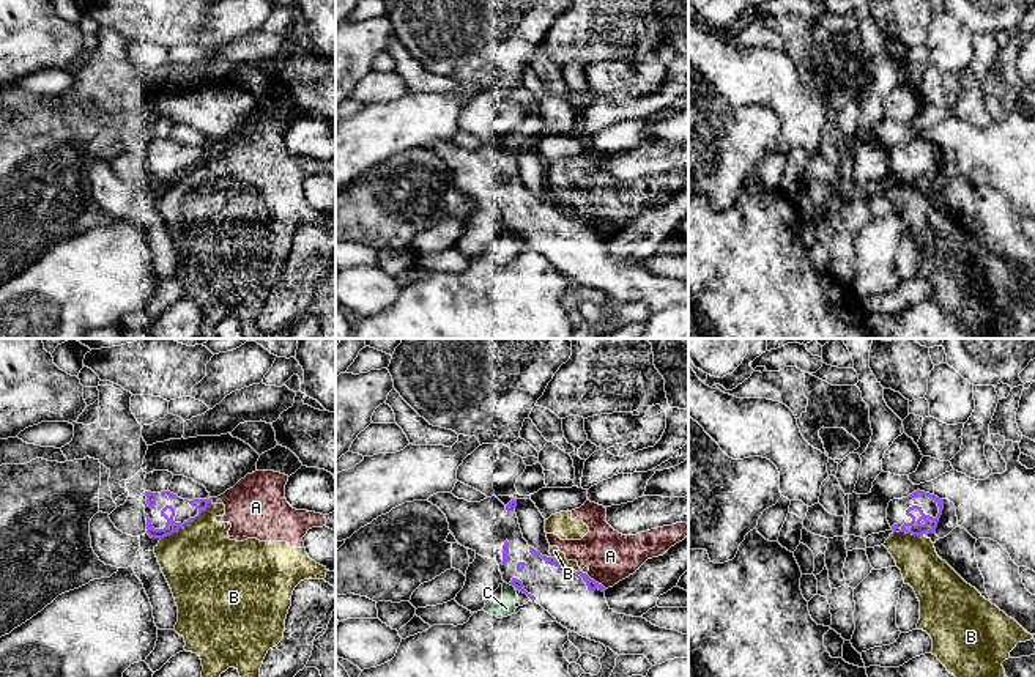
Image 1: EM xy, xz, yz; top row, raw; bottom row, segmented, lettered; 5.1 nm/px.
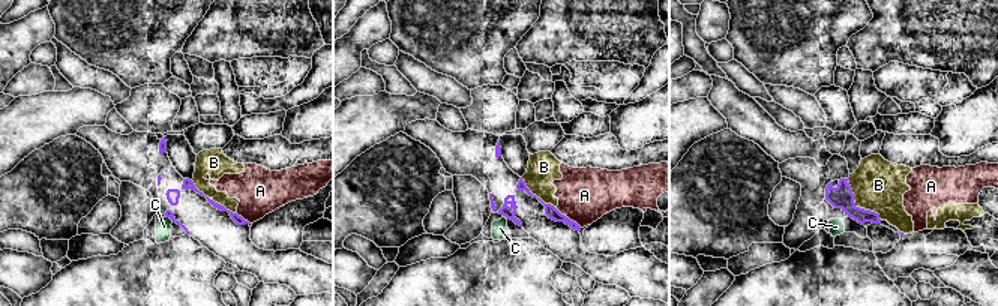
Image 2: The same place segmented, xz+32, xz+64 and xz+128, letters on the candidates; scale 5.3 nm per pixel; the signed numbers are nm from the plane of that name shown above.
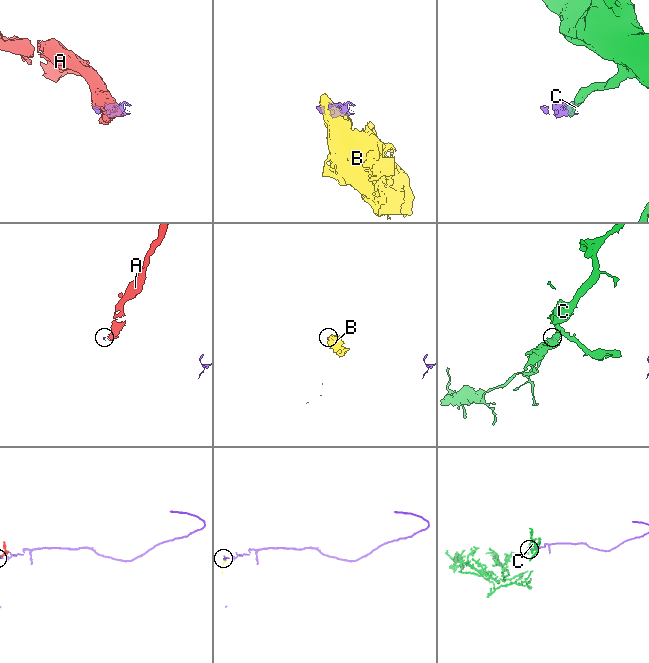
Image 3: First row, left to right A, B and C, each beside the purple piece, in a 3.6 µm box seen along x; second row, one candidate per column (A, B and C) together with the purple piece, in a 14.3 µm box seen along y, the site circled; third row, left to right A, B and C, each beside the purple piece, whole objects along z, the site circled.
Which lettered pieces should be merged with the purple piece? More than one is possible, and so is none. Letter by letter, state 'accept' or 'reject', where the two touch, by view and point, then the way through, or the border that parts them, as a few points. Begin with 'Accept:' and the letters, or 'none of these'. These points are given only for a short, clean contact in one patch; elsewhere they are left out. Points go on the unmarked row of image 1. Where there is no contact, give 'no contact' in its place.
Accept: none of these
A: reject; meets purple in xz at (594, 229); border along xz (586, 222), (605, 236)
B: reject; meets purple in xy at (188, 169); border along xy (211, 147), (192, 167), (161, 186)
C: reject; meets purple in xz at (512, 232)

